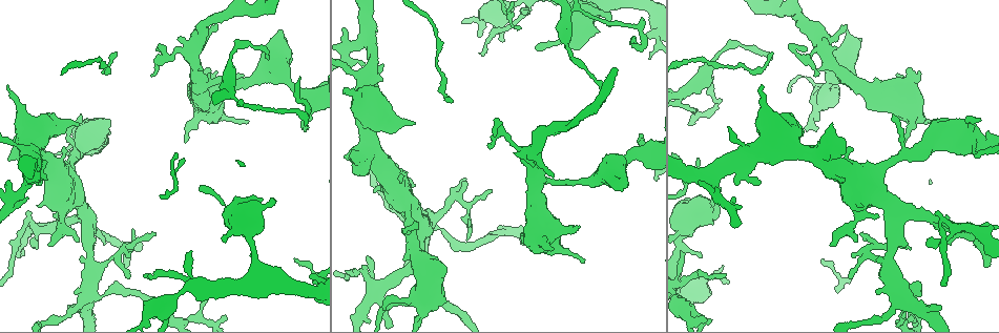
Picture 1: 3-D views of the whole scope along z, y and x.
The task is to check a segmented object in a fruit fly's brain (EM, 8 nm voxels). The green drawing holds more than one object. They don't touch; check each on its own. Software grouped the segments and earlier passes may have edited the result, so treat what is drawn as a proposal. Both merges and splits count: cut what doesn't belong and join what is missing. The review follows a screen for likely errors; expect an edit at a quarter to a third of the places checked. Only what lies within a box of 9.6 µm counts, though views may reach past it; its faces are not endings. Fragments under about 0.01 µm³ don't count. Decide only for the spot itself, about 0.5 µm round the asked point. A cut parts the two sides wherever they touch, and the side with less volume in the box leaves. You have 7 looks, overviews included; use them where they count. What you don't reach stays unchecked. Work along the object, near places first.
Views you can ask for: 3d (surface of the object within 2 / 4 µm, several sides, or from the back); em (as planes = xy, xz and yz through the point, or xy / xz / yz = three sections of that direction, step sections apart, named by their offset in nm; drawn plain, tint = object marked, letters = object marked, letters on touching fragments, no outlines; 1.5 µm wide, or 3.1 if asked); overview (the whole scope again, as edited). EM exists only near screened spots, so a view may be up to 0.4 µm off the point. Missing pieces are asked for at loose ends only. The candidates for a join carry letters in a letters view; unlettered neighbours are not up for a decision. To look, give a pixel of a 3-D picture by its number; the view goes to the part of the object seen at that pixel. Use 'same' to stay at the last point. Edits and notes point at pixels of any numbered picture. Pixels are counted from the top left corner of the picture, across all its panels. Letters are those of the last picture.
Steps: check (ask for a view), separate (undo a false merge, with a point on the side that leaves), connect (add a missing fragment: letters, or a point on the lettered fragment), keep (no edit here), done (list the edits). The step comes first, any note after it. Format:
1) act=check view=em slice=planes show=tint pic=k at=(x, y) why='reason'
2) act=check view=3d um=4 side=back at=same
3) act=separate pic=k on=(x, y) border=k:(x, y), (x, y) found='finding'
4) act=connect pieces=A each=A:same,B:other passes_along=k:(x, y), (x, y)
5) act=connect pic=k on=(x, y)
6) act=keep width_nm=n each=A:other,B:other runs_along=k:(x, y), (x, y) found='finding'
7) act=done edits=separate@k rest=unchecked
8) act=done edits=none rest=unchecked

act=check view=em slice=xz step=8 show=tint pic=1 at=(929, 122) why='free end'

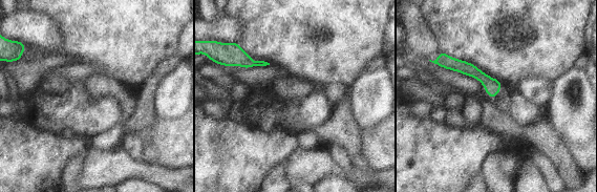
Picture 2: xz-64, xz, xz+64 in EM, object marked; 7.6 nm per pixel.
act=check view=em slice=planes show=letters at=same

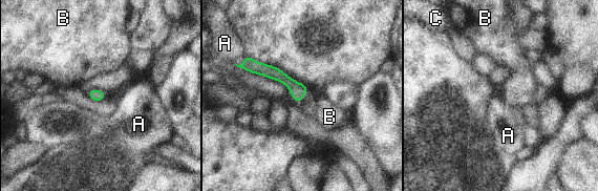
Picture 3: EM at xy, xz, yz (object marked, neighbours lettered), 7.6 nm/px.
act=keep longest_contact=A:120nm each=A:other,B:other,C:other border=3:(248, 56), (241, 63), (235, 64) found='none of them fits'

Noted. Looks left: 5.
act=check view=3d um=2 pic=1 at=(488, 145) why='branch stops here'

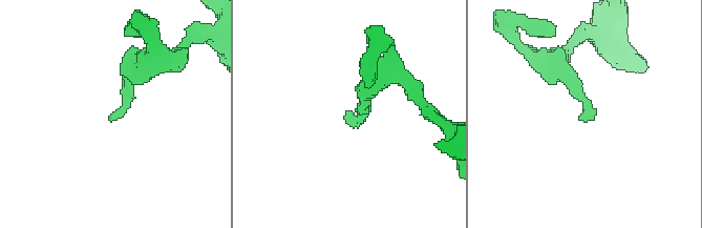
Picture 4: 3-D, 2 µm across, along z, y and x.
act=check view=em slice=planes show=letters pic=4 at=(588, 118) why='shape alone is not enough'

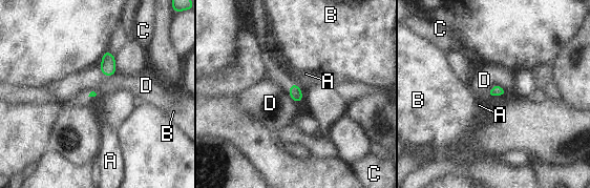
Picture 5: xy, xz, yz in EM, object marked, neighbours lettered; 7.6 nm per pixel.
act=keep each=A:other,B:other,C:other,D:other found='none of them fits'

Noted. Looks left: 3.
act=check view=em slice=yz step=4 show=letters pic=1 at=(415, 123) why='free end'

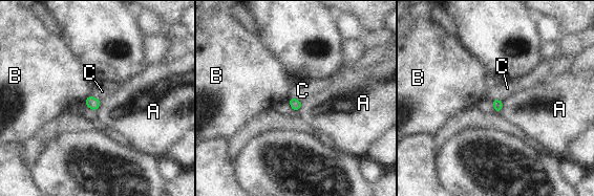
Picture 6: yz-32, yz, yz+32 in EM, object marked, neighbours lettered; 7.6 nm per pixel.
act=keep longest_contact=C:110nm each=A:other,B:other,C:other border=6:(503, 101), (503, 107), (499, 112) found='no lettered fragment goes on from it'

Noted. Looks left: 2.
act=done edits=none rest=unchecked

